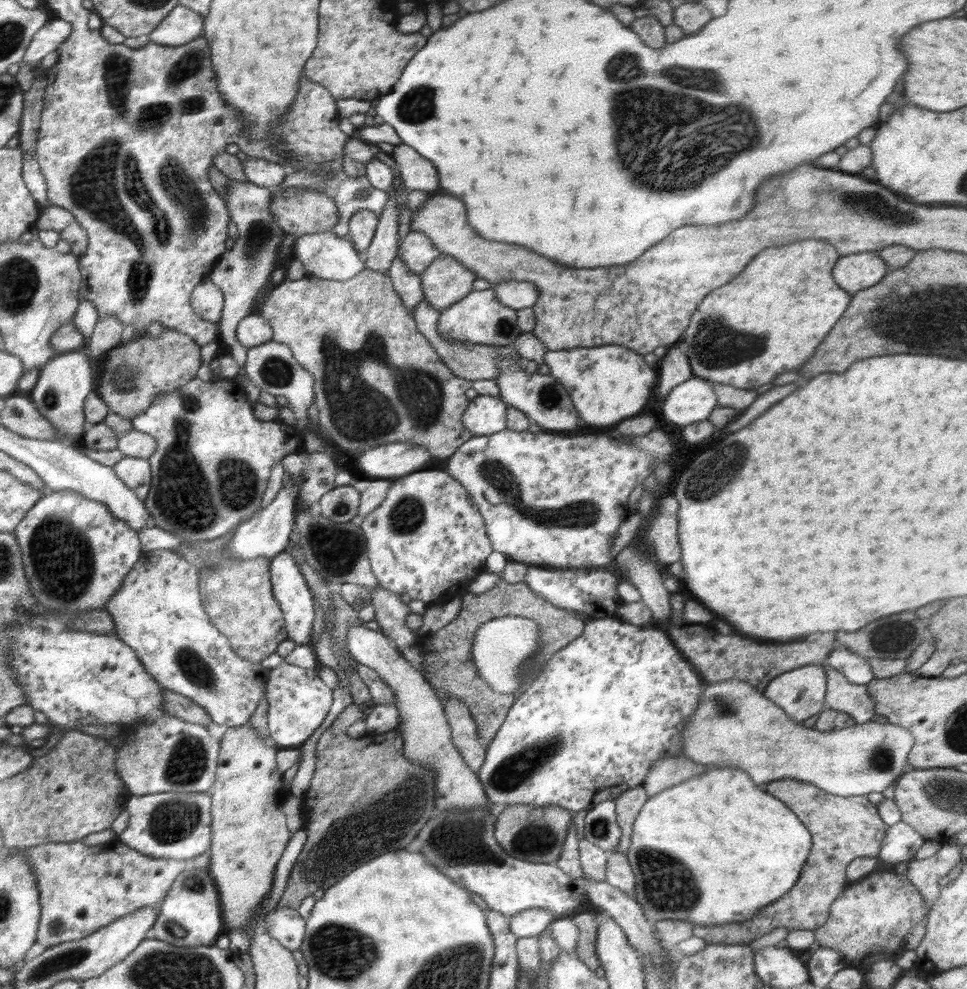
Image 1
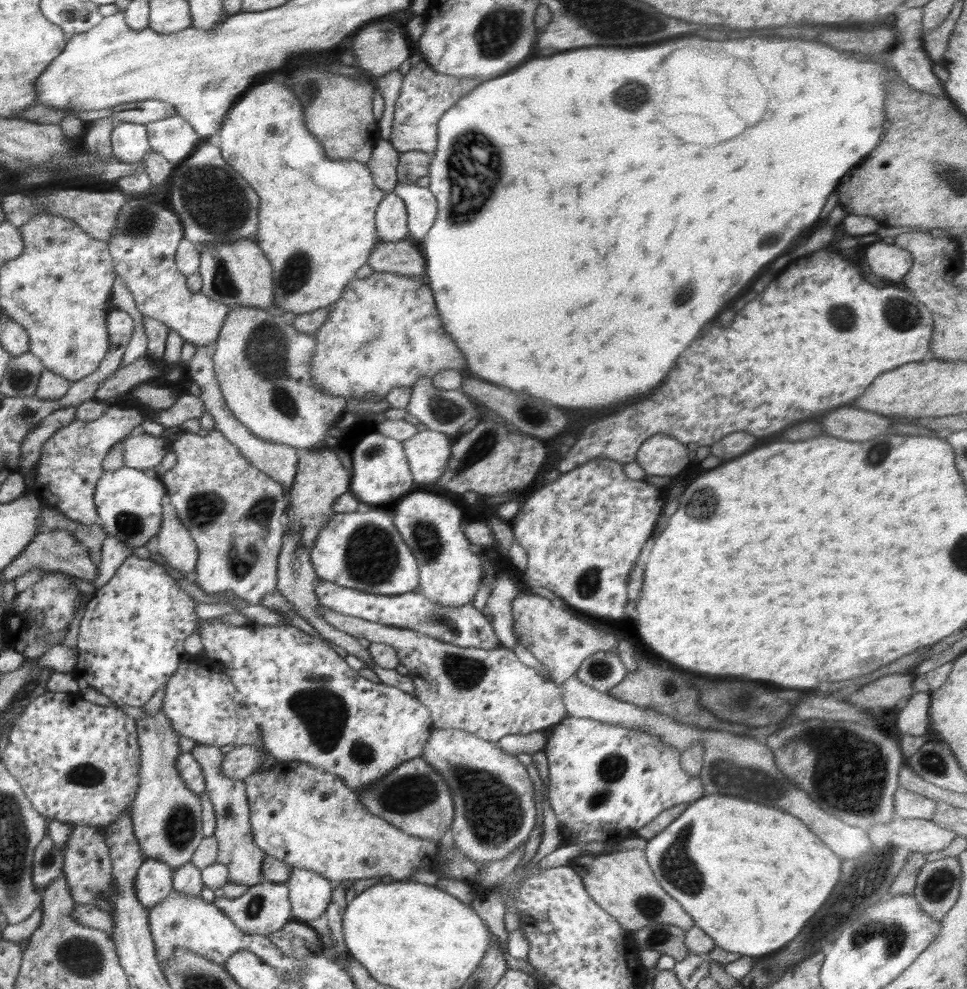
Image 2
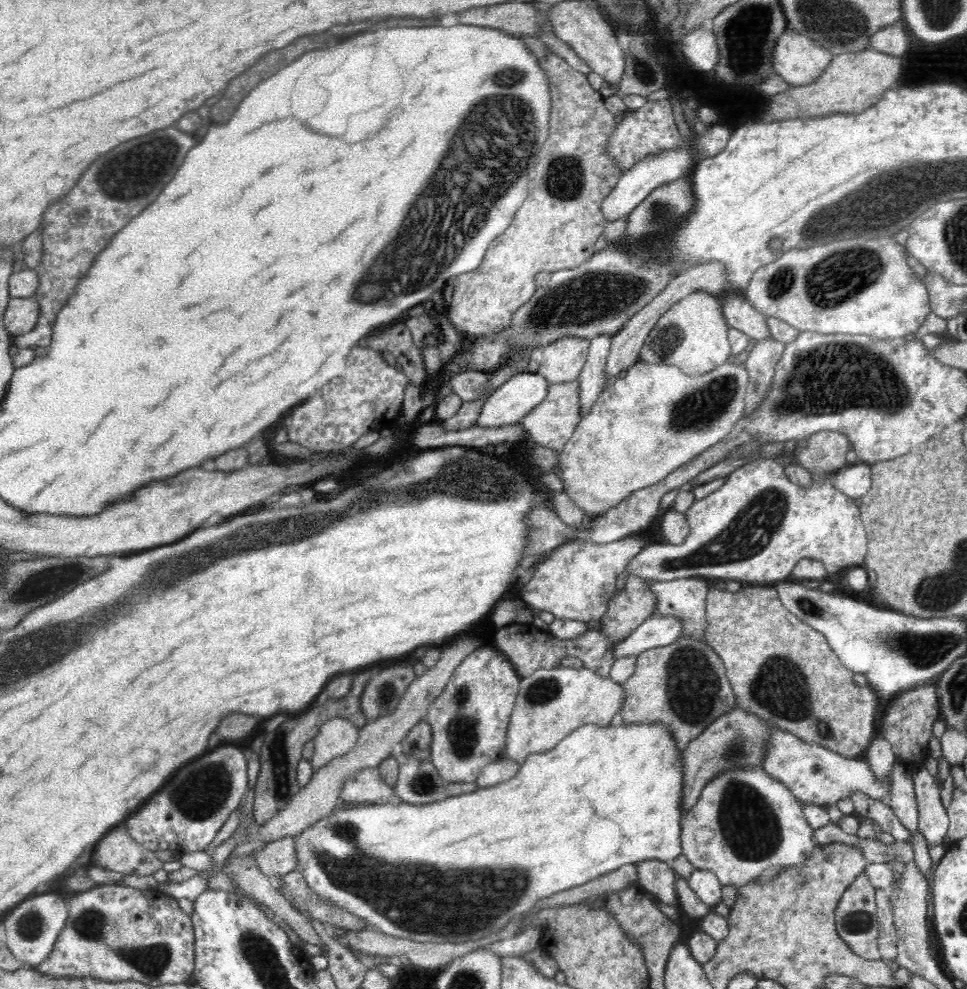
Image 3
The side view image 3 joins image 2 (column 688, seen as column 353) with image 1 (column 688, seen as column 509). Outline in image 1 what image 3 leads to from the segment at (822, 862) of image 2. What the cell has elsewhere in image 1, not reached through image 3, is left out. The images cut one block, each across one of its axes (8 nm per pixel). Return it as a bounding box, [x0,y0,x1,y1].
[627,766,812,926]

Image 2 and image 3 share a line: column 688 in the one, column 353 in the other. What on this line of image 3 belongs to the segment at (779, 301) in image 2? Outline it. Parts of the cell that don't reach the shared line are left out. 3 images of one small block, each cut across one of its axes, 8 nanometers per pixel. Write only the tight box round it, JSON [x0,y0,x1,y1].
[280,346,405,452]

